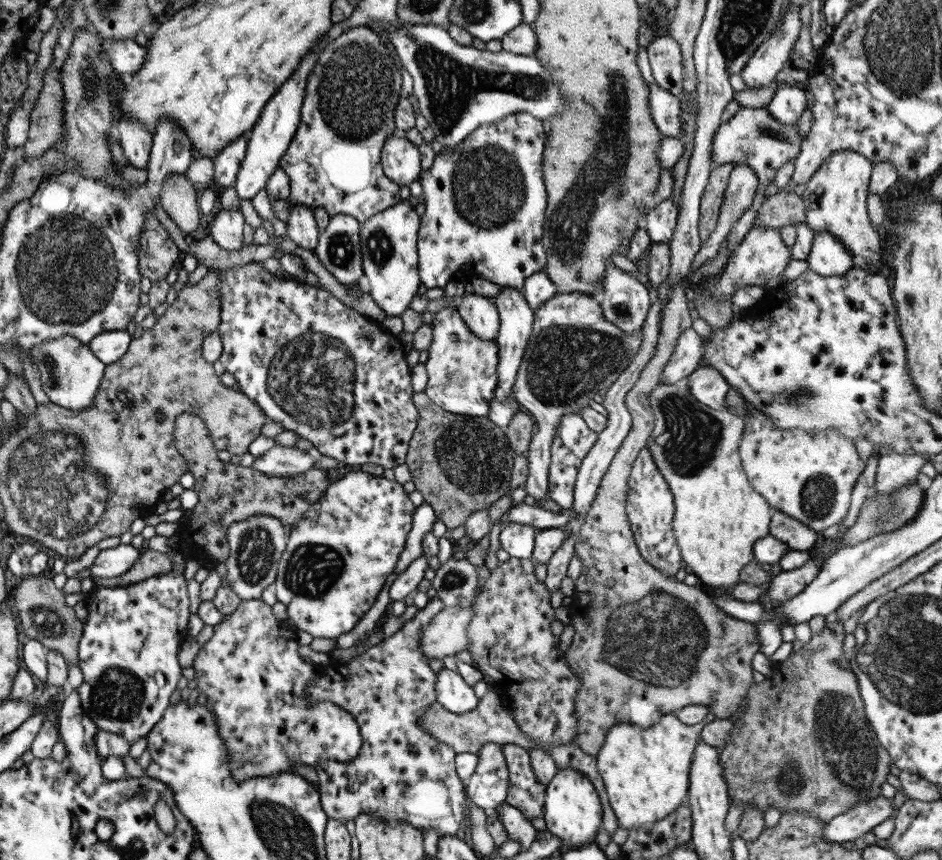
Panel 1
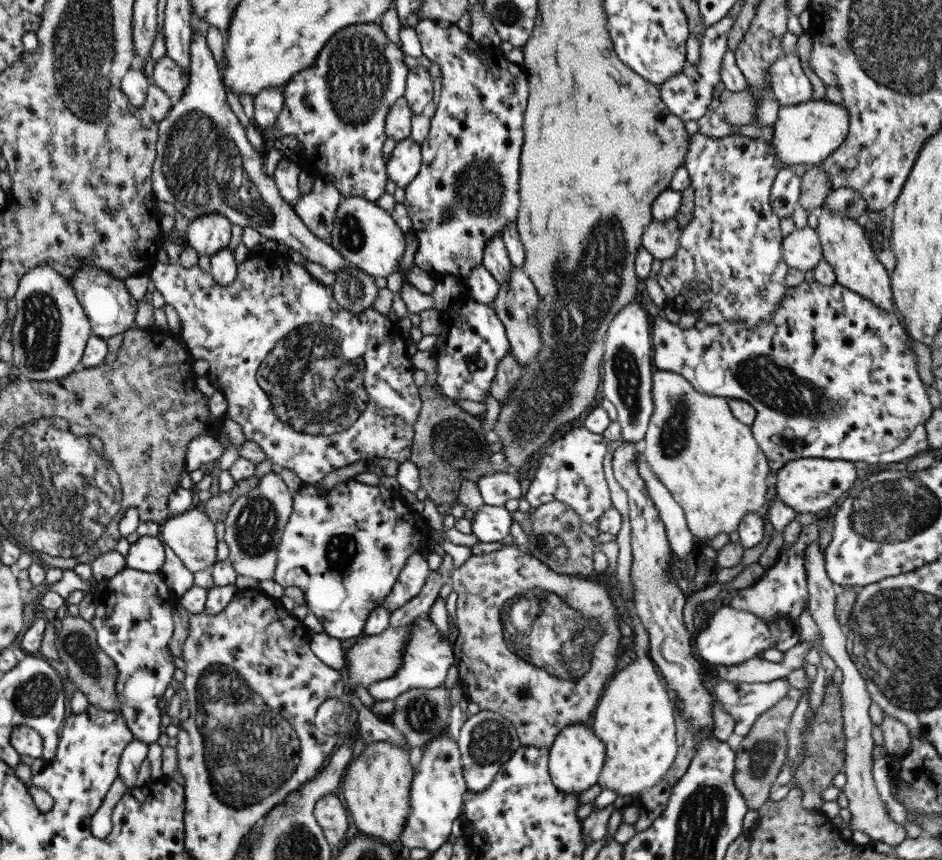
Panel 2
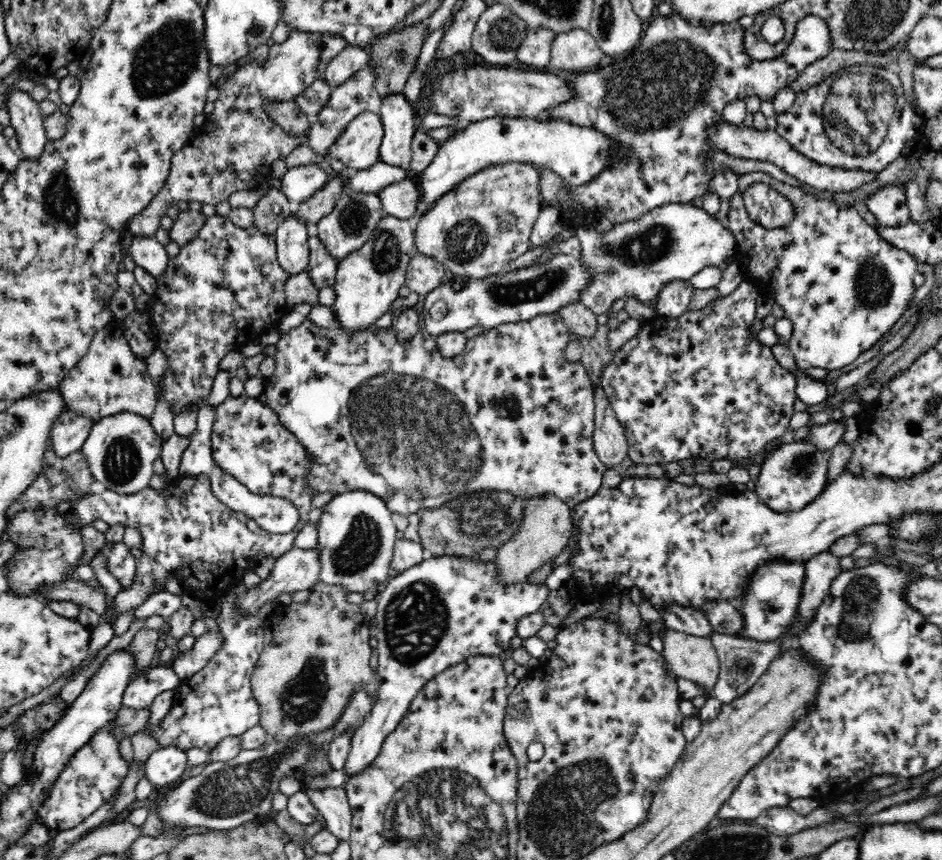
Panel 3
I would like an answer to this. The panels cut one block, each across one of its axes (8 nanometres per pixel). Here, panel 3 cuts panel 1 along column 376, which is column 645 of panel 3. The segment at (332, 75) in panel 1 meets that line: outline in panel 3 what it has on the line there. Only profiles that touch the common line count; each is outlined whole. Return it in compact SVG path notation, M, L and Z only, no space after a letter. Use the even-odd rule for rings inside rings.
M678 14L672 16L658 15L656 18L653 18L646 23L645 32L642 34L640 43L636 47L629 49L626 54L618 57L614 62L608 64L604 68L598 67L588 73L575 74L576 78L574 78L572 82L570 80L567 82L569 88L573 90L573 98L562 102L562 105L557 105L557 108L552 111L544 112L541 118L537 119L539 121L560 120L562 122L570 122L577 126L594 128L596 131L604 133L604 136L608 137L608 139L612 139L614 160L612 160L612 164L610 164L608 168L604 168L604 172L600 172L600 174L598 174L599 176L589 184L578 187L570 187L567 185L567 192L569 192L569 196L571 196L570 204L568 204L568 206L551 206L551 204L547 204L547 200L543 199L542 209L546 207L558 207L560 213L562 213L562 224L567 223L576 231L576 228L582 225L584 216L588 219L605 216L613 225L617 225L636 220L639 216L646 214L646 212L650 212L653 208L664 206L664 204L686 204L690 203L694 198L702 197L706 194L709 190L709 185L713 180L712 171L717 163L712 164L712 161L708 161L707 165L705 165L702 154L718 151L717 148L714 148L709 144L707 130L712 128L712 126L716 126L716 124L726 122L724 121L724 110L726 110L726 107L736 99L742 99L742 101L745 102L750 95L756 95L762 101L772 100L781 89L786 88L788 84L792 84L792 82L804 72L804 68L810 66L810 64L814 64L814 62L818 62L818 60L822 60L824 56L828 56L828 54L832 52L832 42L828 25L824 19L819 16L814 16L813 14L804 16L804 18L796 24L792 43L789 45L789 48L784 52L783 56L773 60L752 60L752 57L746 53L746 47L744 47L744 31L745 28L738 21L731 23L714 23L709 26L707 24L693 24Z

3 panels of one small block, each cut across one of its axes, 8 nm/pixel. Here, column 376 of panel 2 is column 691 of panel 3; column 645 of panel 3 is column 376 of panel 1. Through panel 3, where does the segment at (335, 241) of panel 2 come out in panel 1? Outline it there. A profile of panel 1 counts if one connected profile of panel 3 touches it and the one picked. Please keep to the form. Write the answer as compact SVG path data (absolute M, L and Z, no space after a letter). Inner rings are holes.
M401 201L360 223L362 270L370 284L370 295L386 316L401 316L422 286L419 275L418 230L421 217L409 202Z

